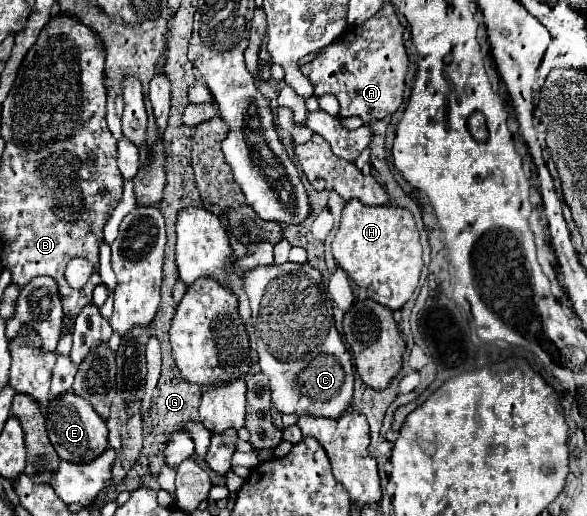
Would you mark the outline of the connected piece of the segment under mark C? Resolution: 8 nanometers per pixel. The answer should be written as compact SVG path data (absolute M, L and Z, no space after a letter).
M308 263L256 267L242 279L258 333L260 371L270 379L272 405L280 413L336 419L352 405L352 357L340 339L322 273Z

